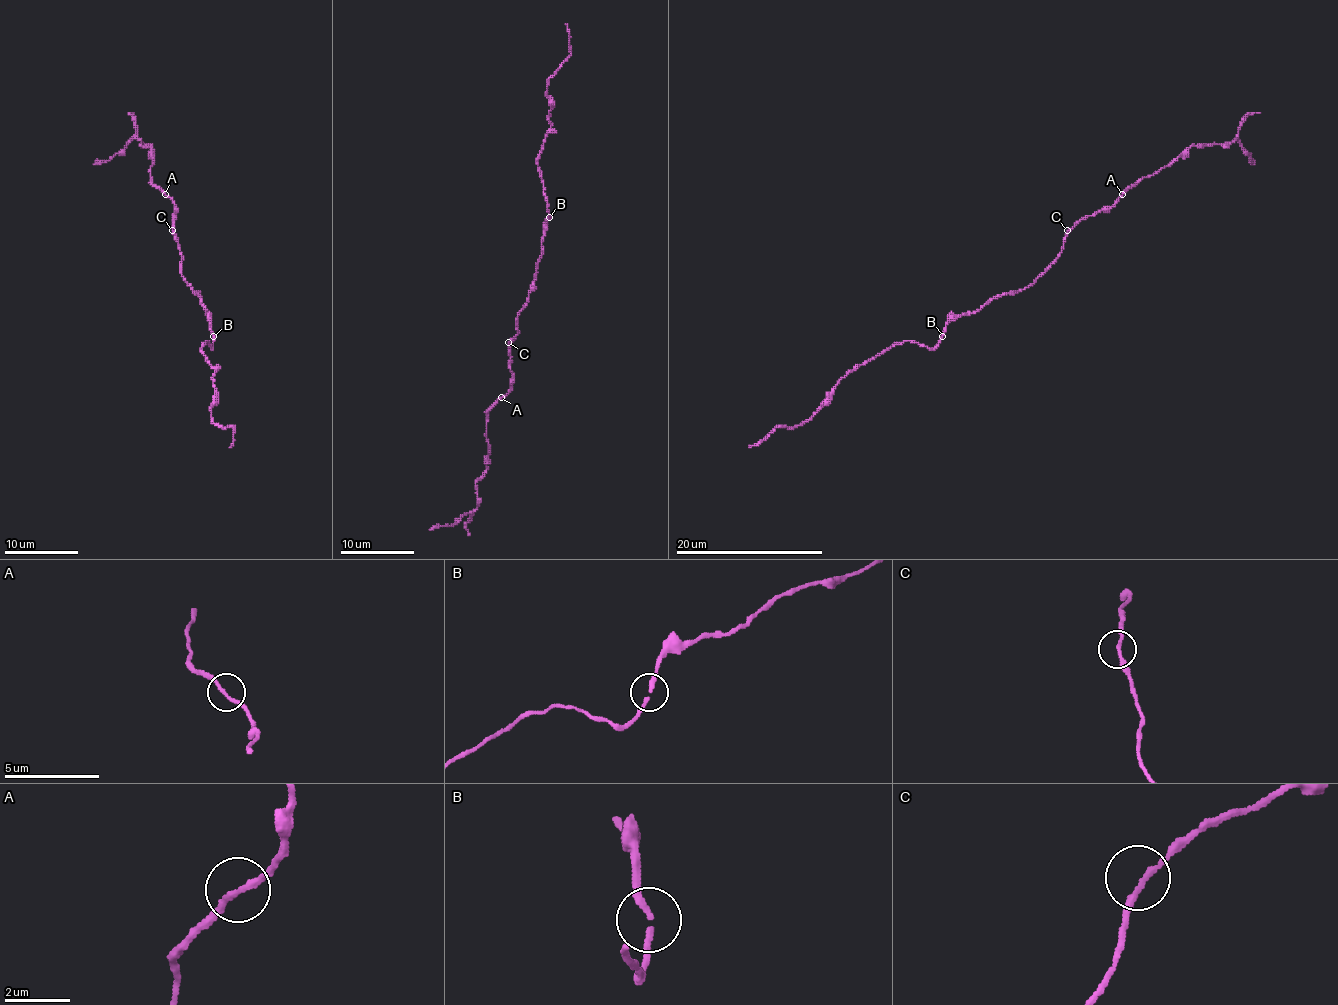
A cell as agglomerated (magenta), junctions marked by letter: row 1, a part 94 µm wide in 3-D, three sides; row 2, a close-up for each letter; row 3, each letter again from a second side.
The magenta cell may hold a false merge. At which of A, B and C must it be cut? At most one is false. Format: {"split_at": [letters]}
{"split_at": []}

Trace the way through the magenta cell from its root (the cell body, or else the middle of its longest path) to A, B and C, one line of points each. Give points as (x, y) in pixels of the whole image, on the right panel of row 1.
A: (1017, 291), (1028, 287), (1058, 256), (1065, 234), (1071, 228), (1100, 210), (1107, 210), (1122, 194)
B: (1017, 291), (993, 297), (979, 309), (955, 317), (942, 335)
C: (1017, 291), (1028, 287), (1058, 256), (1067, 230)

